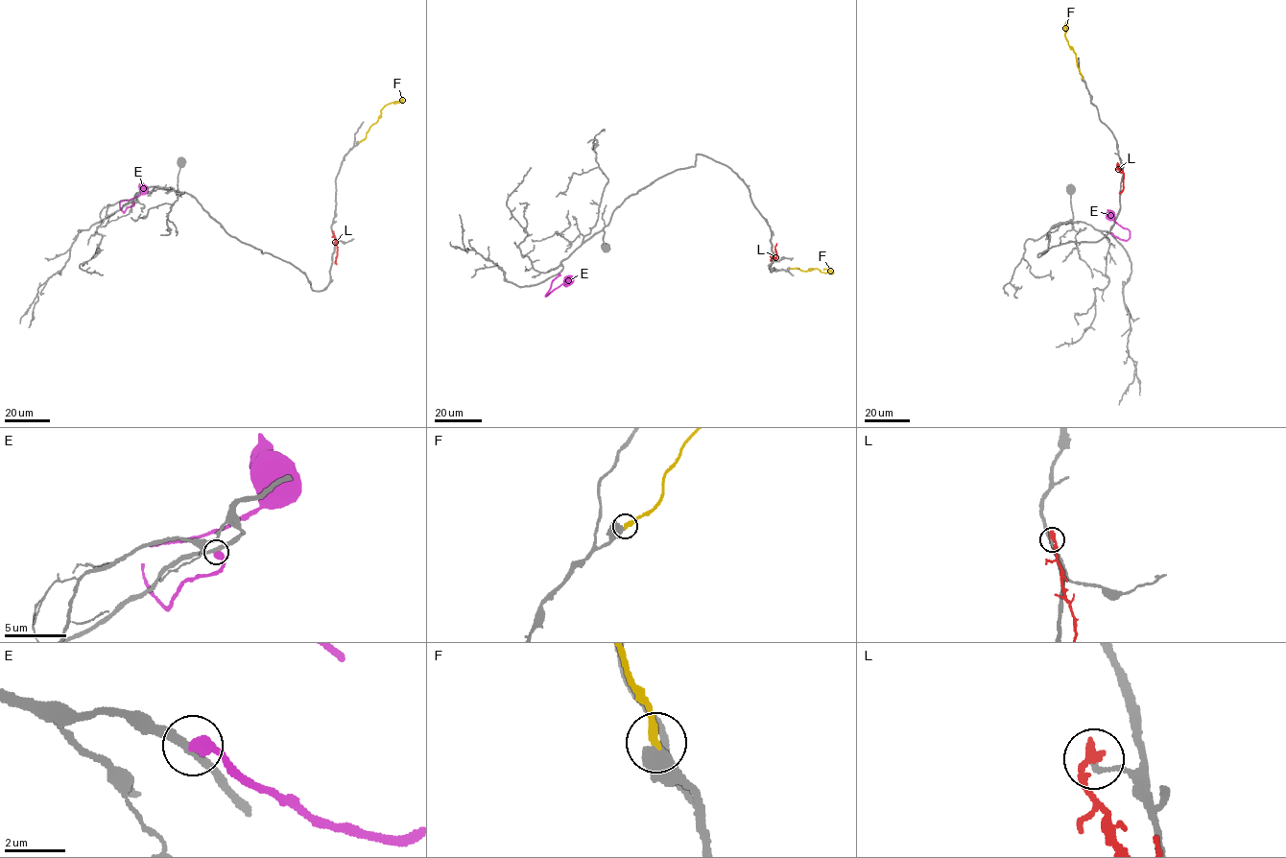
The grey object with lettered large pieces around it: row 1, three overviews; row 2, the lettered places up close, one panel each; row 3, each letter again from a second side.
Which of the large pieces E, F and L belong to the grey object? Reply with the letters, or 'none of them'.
F

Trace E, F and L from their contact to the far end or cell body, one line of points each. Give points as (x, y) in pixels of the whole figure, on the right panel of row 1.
E: (1110, 233), (1126, 240), (1130, 231), (1115, 223), (1107, 209)
F: (1082, 78), (1076, 55), (1065, 36), (1067, 26), (1065, 31)
L: (1117, 164), (1119, 171), (1123, 173), (1123, 189), (1119, 194)

